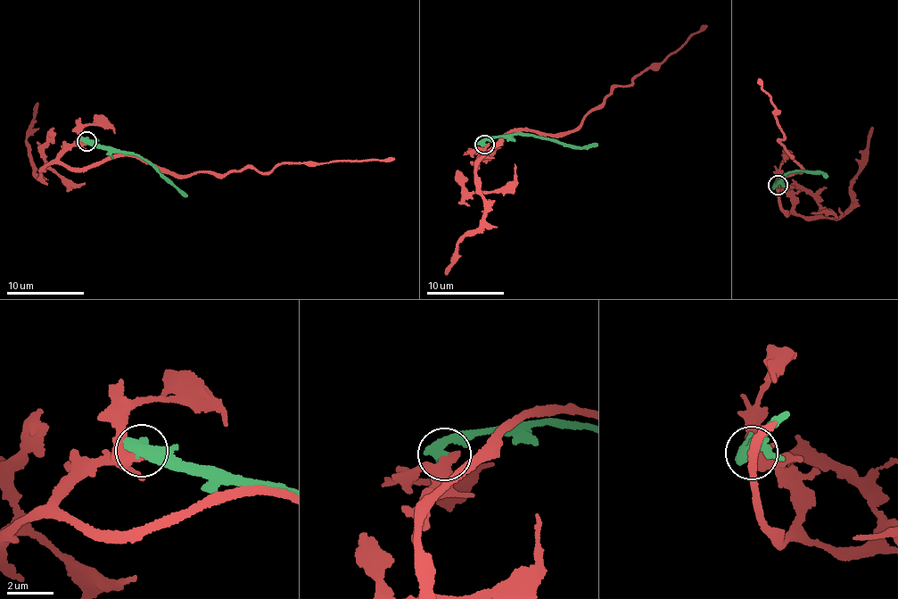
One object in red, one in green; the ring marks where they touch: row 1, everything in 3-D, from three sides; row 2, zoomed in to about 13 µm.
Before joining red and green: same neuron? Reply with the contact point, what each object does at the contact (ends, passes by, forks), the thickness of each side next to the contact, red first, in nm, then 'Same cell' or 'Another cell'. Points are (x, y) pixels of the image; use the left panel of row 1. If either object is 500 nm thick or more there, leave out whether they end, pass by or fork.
Place: (86, 141). Thickness 550 nm (red) against 550 nm. Another cell

